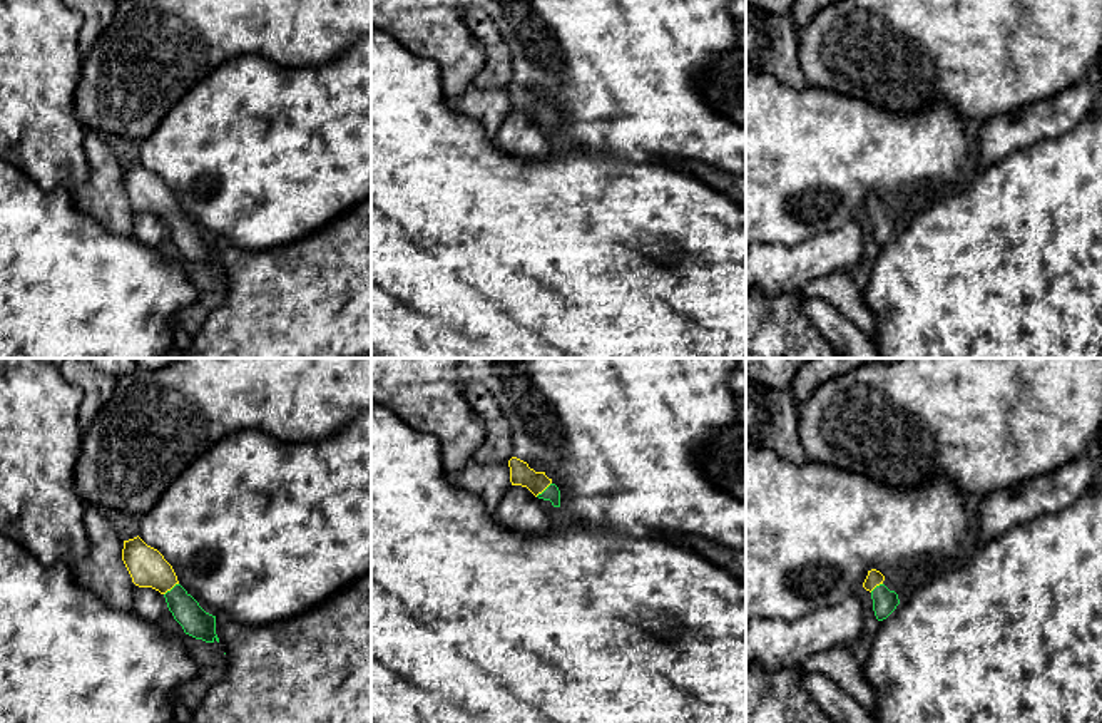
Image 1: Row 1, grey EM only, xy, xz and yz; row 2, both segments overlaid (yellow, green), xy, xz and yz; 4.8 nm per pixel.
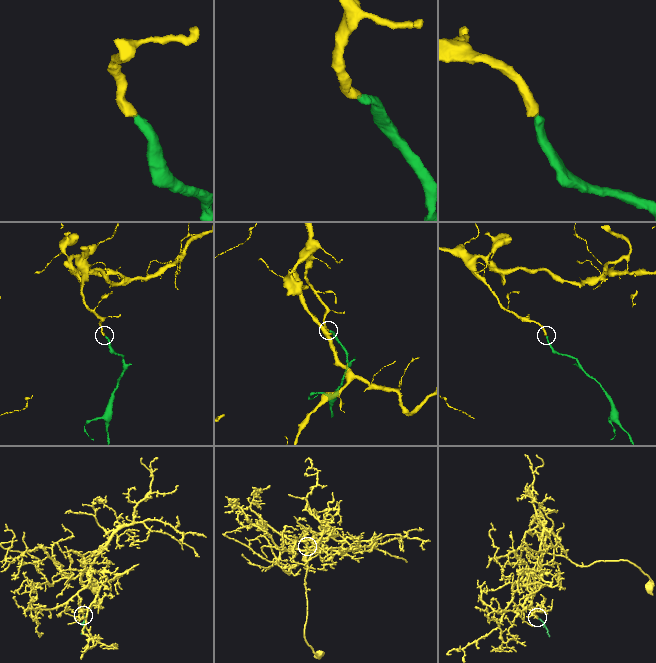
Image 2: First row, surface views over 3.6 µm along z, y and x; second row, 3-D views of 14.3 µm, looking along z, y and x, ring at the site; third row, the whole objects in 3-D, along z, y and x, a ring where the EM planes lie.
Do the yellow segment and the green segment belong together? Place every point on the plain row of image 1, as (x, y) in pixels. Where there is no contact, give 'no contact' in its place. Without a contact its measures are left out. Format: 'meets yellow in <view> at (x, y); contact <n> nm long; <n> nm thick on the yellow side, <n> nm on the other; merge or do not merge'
meets yellow in xz at (542, 116); contact 100 nm long; 110 nm thick on the yellow side, 70 nm on the other; merge

